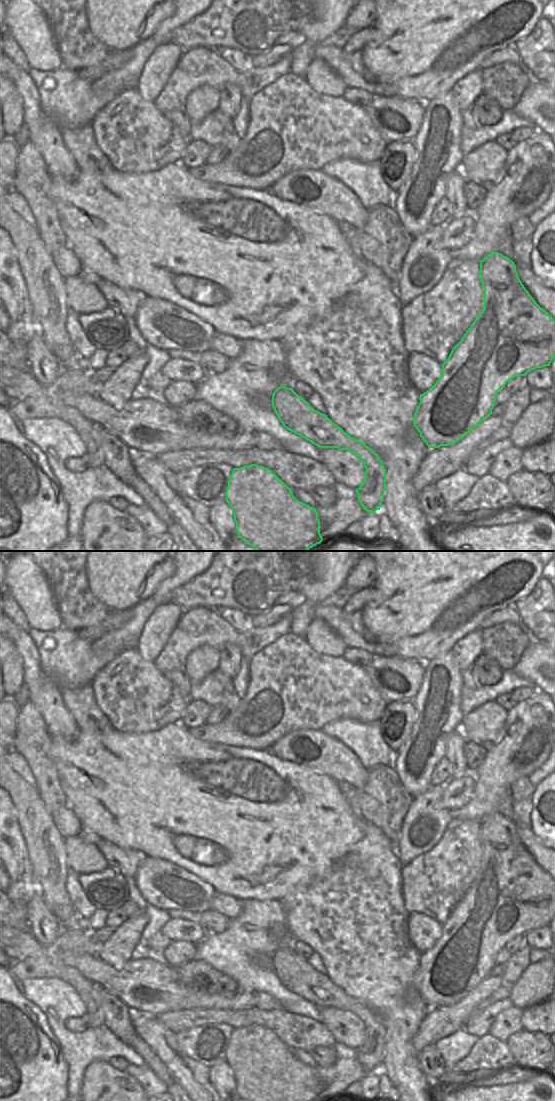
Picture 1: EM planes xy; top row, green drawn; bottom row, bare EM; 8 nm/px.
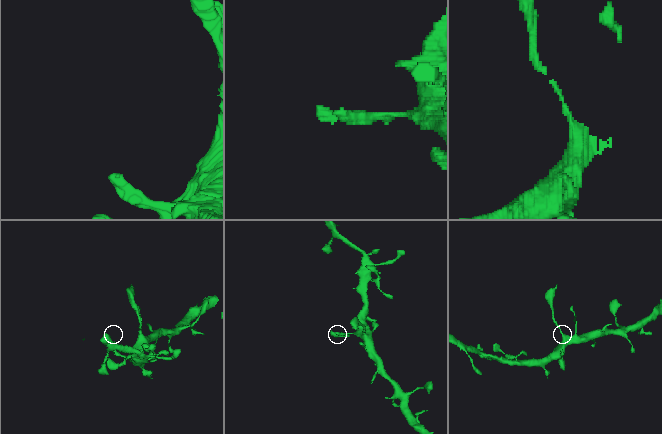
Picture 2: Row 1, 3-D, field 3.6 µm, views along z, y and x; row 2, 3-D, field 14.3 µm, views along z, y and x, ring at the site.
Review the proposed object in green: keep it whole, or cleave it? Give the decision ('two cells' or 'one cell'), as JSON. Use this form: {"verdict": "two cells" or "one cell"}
{"verdict": "one cell"}

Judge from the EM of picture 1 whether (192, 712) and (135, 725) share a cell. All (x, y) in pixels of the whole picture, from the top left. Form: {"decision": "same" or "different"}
{"decision": "different"}

